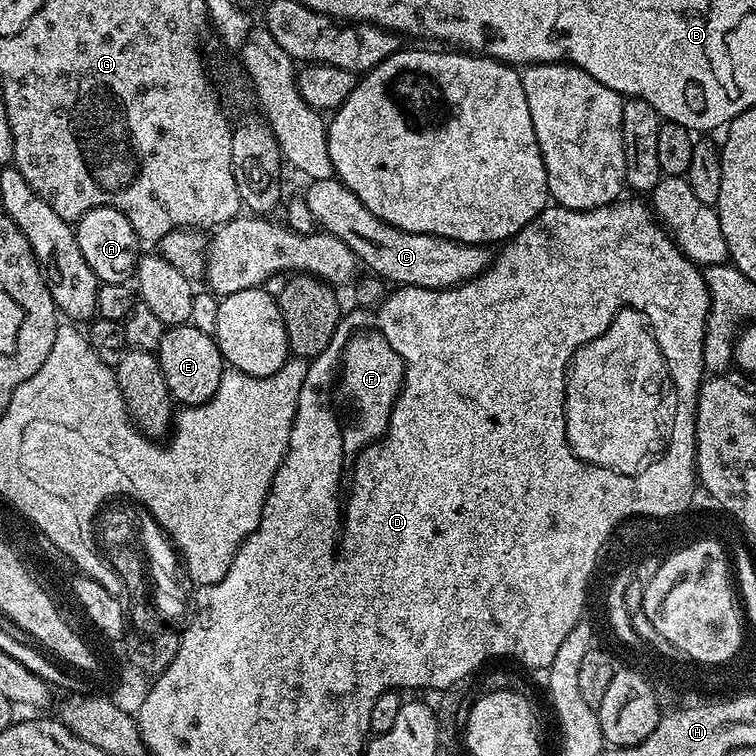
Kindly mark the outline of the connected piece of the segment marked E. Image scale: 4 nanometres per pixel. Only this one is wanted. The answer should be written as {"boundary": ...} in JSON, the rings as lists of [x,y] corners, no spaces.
{"boundary":[[[191,322],[165,327],[158,359],[166,378],[168,395],[180,406],[205,404],[218,390],[226,370],[224,355],[218,350],[213,333],[198,330]]]}

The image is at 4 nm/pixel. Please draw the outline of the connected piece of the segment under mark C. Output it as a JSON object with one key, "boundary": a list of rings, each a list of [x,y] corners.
{"boundary":[[[338,178],[313,180],[308,184],[304,200],[313,212],[313,218],[323,231],[346,242],[354,250],[357,261],[369,273],[383,278],[389,285],[405,288],[455,288],[476,276],[481,276],[492,263],[494,256],[485,245],[463,244],[450,238],[414,234],[391,228],[382,222]]]}

